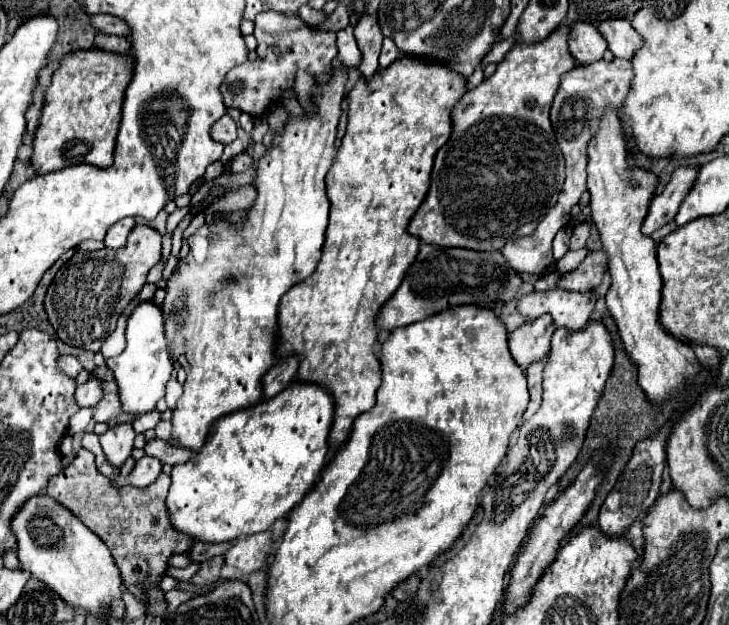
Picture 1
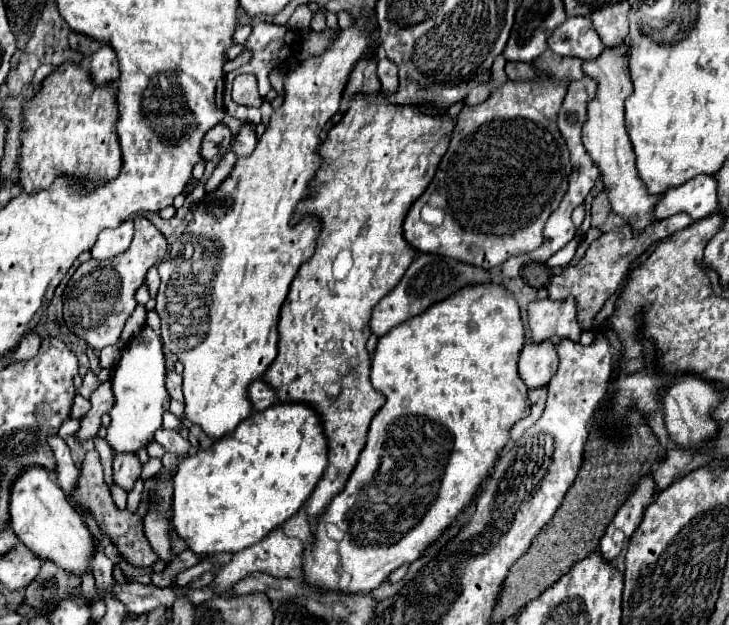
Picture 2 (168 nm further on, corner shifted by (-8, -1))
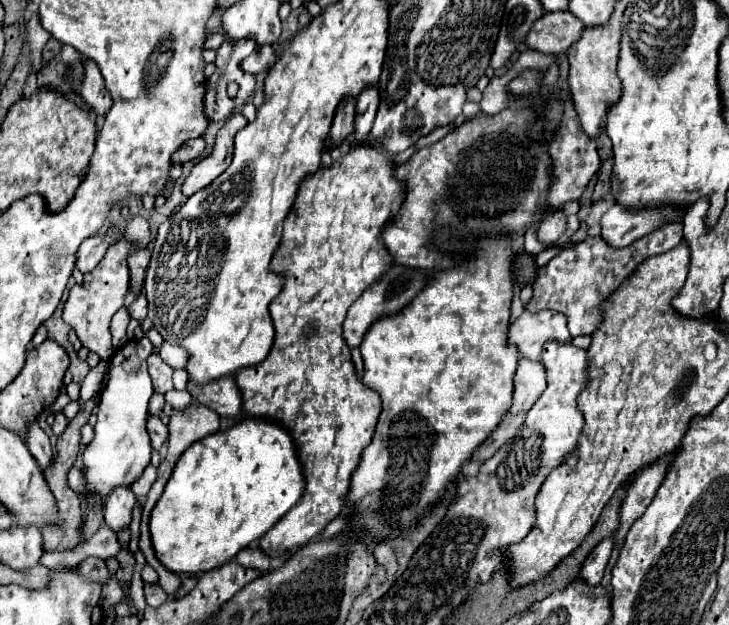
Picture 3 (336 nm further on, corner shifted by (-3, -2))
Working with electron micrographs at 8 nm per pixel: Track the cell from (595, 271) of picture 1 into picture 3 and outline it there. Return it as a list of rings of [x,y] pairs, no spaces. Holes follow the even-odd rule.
[[[668,223],[624,249],[612,249],[600,237],[588,237],[584,243],[560,251],[538,271],[538,277],[532,285],[534,295],[524,307],[528,311],[542,311],[542,309],[560,311],[568,317],[568,329],[572,337],[592,335],[604,319],[604,313],[600,311],[602,303],[620,287],[620,283],[644,259],[666,253],[680,243],[682,243],[682,223]]]

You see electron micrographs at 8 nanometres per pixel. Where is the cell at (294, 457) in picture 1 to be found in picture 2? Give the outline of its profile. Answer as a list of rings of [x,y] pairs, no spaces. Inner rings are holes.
[[[277,402],[269,410],[253,412],[233,434],[215,440],[209,452],[183,458],[173,474],[173,526],[187,546],[201,556],[237,552],[253,546],[291,518],[311,496],[327,466],[327,436],[321,416],[307,404]]]

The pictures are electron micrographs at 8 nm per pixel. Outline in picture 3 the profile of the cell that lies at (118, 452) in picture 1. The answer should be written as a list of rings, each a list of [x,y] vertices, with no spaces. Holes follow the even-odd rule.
[[[118,487],[108,495],[104,505],[104,525],[110,527],[114,533],[120,533],[130,527],[132,509],[136,505],[136,497],[130,487]]]

